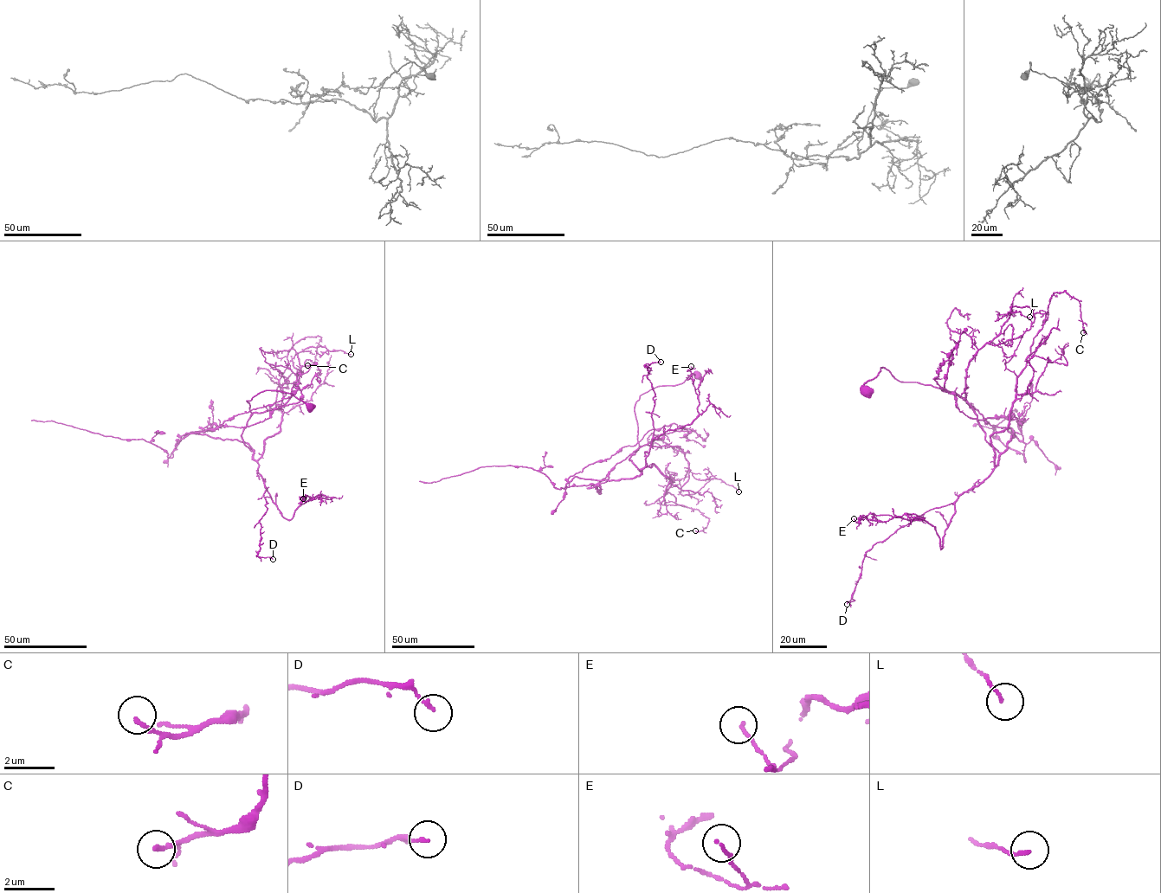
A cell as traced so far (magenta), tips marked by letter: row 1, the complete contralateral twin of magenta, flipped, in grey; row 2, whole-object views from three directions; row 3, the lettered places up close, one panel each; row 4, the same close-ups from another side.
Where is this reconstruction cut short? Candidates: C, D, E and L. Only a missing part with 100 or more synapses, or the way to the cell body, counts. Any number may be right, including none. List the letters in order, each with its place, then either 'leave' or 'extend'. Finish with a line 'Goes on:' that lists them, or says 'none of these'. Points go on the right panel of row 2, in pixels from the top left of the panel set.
C: at (1083, 332); leave
D: at (847, 604); leave
E: at (854, 518); leave
L: at (1029, 317); leave
Goes on: none of these

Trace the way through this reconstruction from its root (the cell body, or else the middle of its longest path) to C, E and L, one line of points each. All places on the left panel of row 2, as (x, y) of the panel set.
C: (310, 406), (276, 390), (247, 401), (241, 436), (253, 458), (280, 429), (288, 350), (319, 336), (307, 365)
E: (310, 406), (262, 391), (247, 401), (251, 416), (241, 434), (280, 514), (290, 519), (311, 498), (303, 498)
L: (310, 406), (276, 390), (247, 401), (252, 413), (280, 407), (301, 374), (292, 359), (308, 347), (351, 354)

